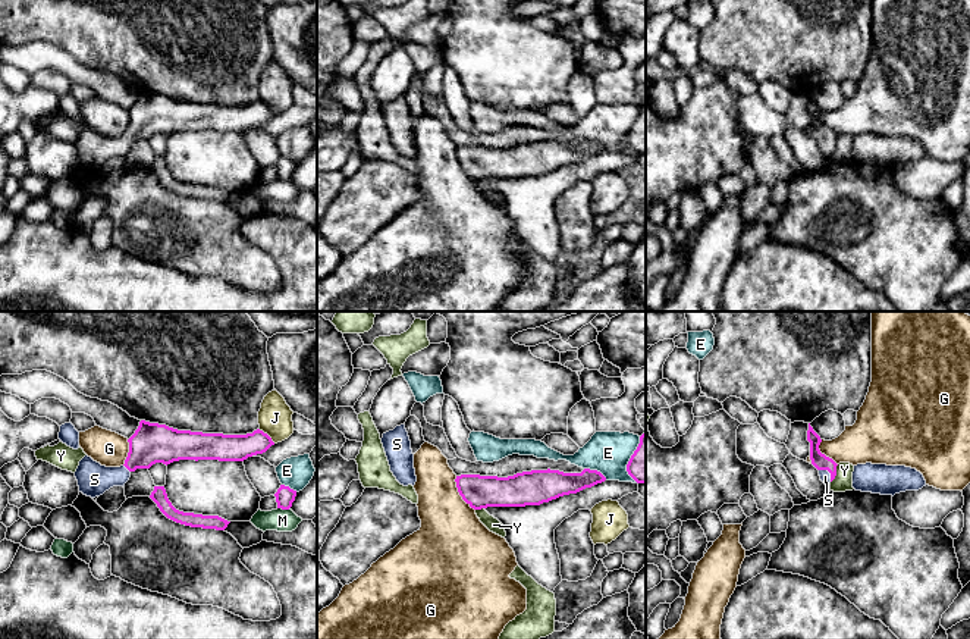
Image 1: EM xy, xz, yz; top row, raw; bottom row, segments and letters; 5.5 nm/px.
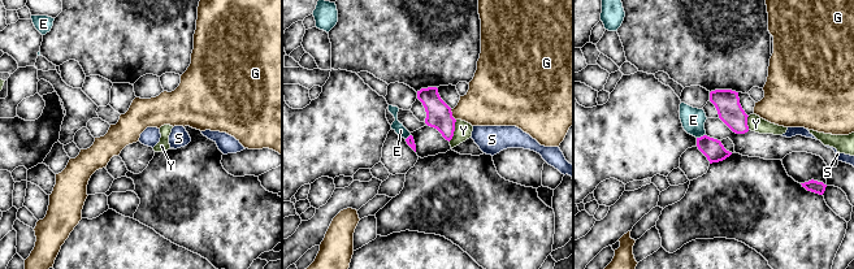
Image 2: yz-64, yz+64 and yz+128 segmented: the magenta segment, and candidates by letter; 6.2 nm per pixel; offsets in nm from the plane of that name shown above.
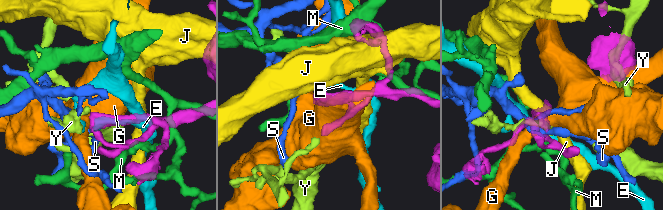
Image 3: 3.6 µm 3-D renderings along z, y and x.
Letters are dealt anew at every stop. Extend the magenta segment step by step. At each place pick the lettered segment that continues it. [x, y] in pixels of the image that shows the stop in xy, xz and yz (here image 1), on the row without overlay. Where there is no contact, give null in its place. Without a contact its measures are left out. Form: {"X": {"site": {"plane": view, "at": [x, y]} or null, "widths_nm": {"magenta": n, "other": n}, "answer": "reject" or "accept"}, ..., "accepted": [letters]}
{"E": {"site": {"plane": "xz", "at": [596, 141]}, "widths_nm": {"magenta": 160, "other": 220}, "answer": "reject"}, "G": {"site": {"plane": "xz", "at": [460, 165]}, "widths_nm": {"magenta": 180, "other": 360}, "answer": "reject"}, "J": {"site": {"plane": "xy", "at": [267, 106]}, "widths_nm": {"magenta": 140, "other": 190}, "answer": "reject"}, "M": {"site": {"plane": "xy", "at": [283, 179]}, "widths_nm": {"magenta": 100, "other": 130}, "answer": "reject"}, "S": {"site": {"plane": "yz", "at": [828, 141]}, "widths_nm": {"magenta": 90, "other": 60}, "answer": "accept"}, "Y": {"site": {"plane": "yz", "at": [835, 144]}, "widths_nm": {"magenta": 90, "other": 100}, "answer": "reject"}, "accepted": ["S"]}

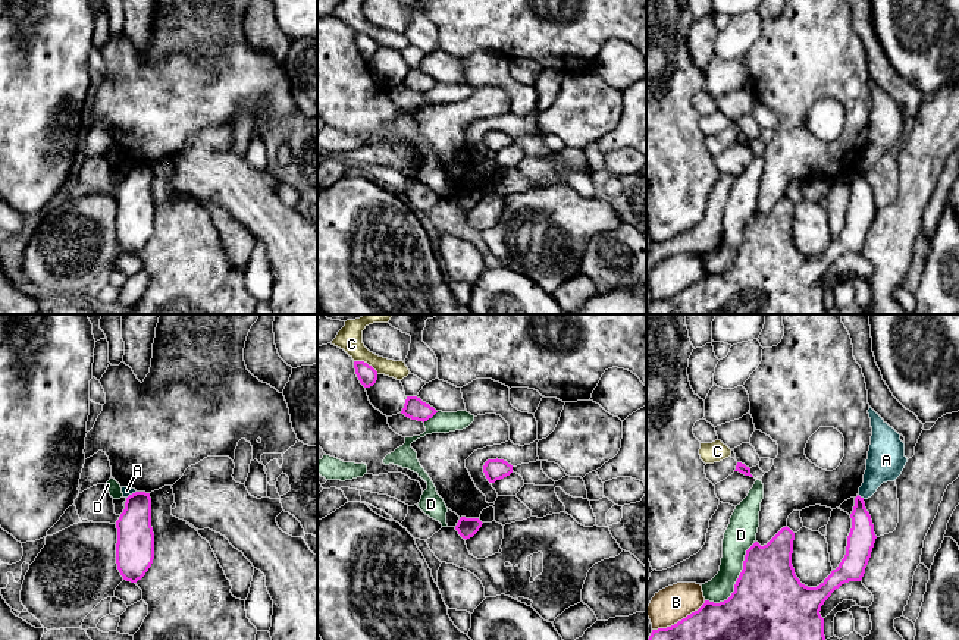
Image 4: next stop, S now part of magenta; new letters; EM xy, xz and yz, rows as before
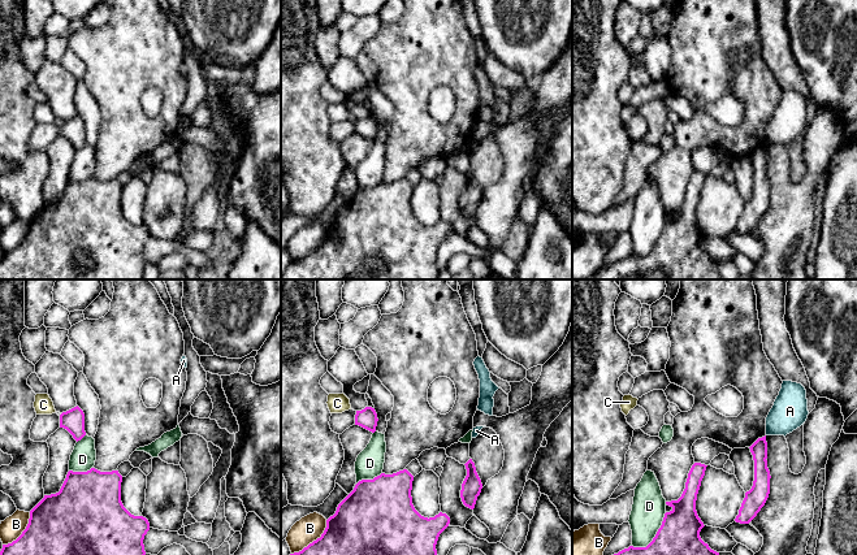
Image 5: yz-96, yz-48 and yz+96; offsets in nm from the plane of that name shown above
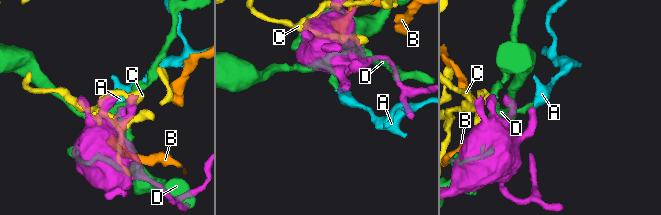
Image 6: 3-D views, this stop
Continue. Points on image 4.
{"A": {"site": {"plane": "yz", "at": [859, 168]}, "widths_nm": {"magenta": 150, "other": 200}, "answer": "reject"}, "B": {"site": {"plane": "yz", "at": [679, 292]}, "widths_nm": {"magenta": 420, "other": 200}, "answer": "reject"}, "C": {"site": {"plane": "xz", "at": [366, 34]}, "widths_nm": {"magenta": 110, "other": 130}, "answer": "reject"}, "D": {"site": {"plane": "yz", "at": [736, 253]}, "widths_nm": {"magenta": 460, "other": 160}, "answer": "reject"}, "accepted": []}

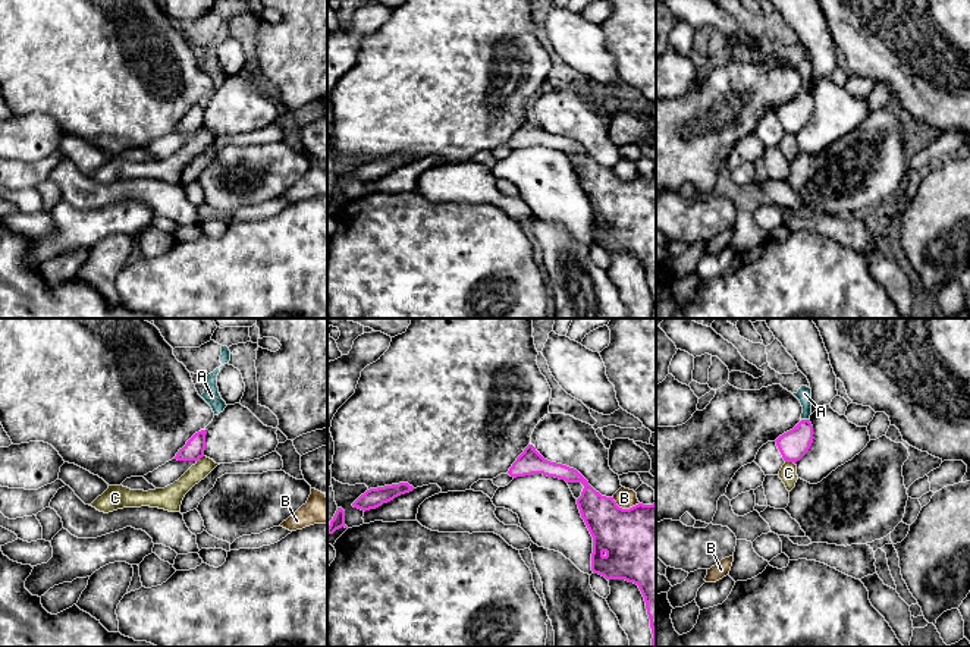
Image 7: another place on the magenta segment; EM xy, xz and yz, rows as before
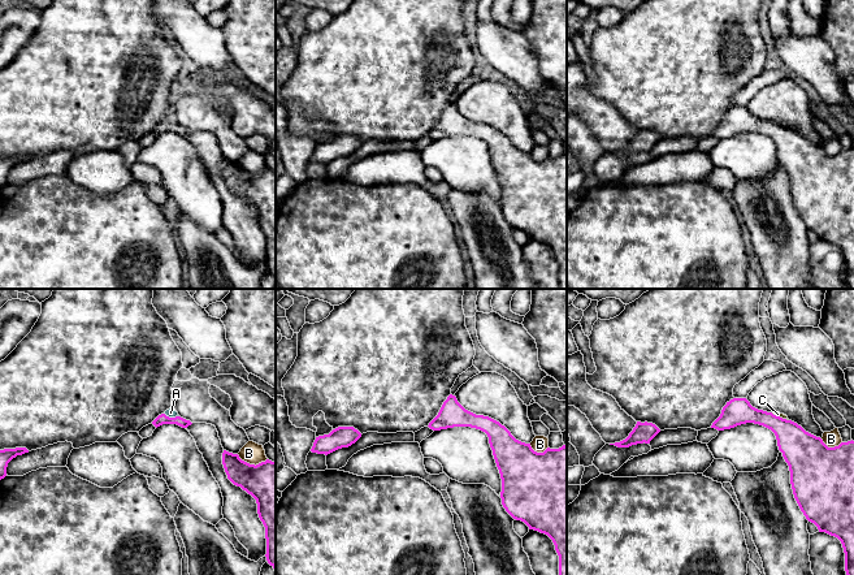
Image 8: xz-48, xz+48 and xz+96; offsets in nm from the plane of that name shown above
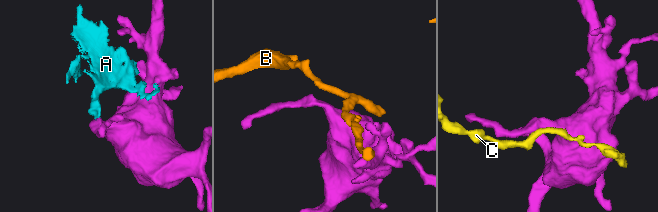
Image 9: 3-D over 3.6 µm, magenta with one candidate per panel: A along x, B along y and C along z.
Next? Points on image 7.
{"A": {"site": {"plane": "yz", "at": [806, 91]}, "widths_nm": {"magenta": 160, "other": 80}, "answer": "accept"}, "B": {"site": {"plane": "xz", "at": [624, 181]}, "widths_nm": {"magenta": 440, "other": 110}, "answer": "reject"}, "C": {"site": {"plane": "yz", "at": [790, 132]}, "widths_nm": {"magenta": 160, "other": 100}, "answer": "reject"}, "accepted": ["A"]}

